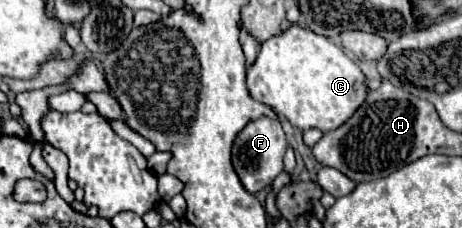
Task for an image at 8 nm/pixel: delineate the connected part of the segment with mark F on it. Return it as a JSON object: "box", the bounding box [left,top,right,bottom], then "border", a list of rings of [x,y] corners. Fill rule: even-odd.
{"box":[232,119,288,193],"border":[[[256,119],[252,123],[248,123],[240,135],[234,141],[232,147],[232,163],[234,163],[234,171],[238,173],[242,185],[246,187],[248,193],[258,193],[266,187],[272,185],[272,181],[276,179],[276,175],[284,169],[284,151],[286,151],[288,143],[282,131],[280,121],[276,119]]]}

